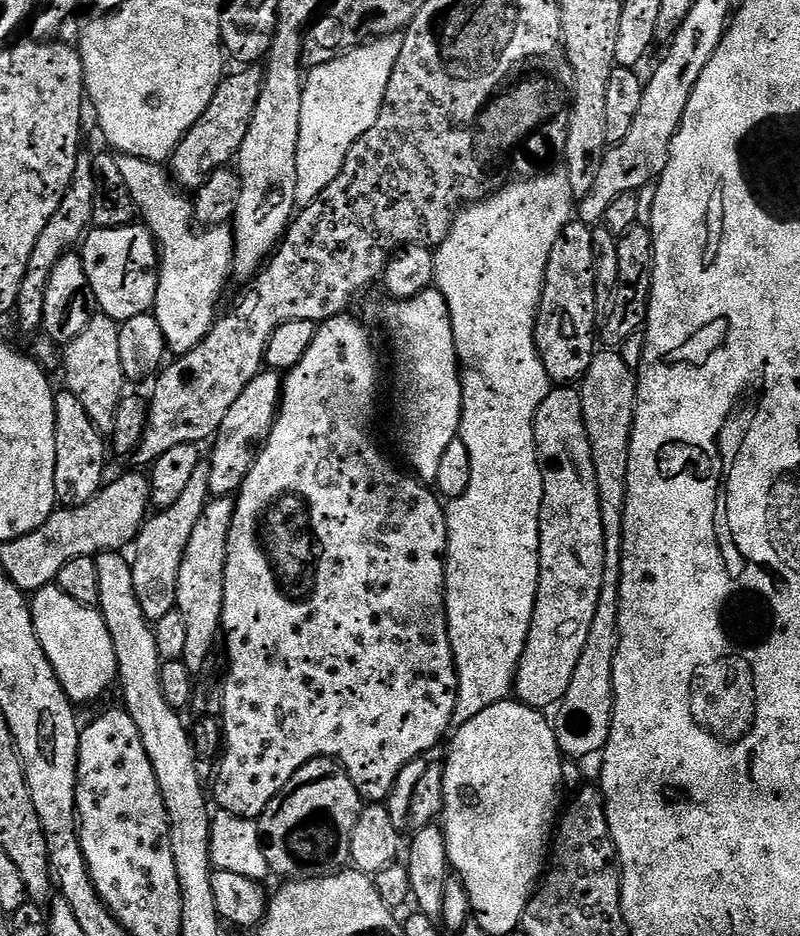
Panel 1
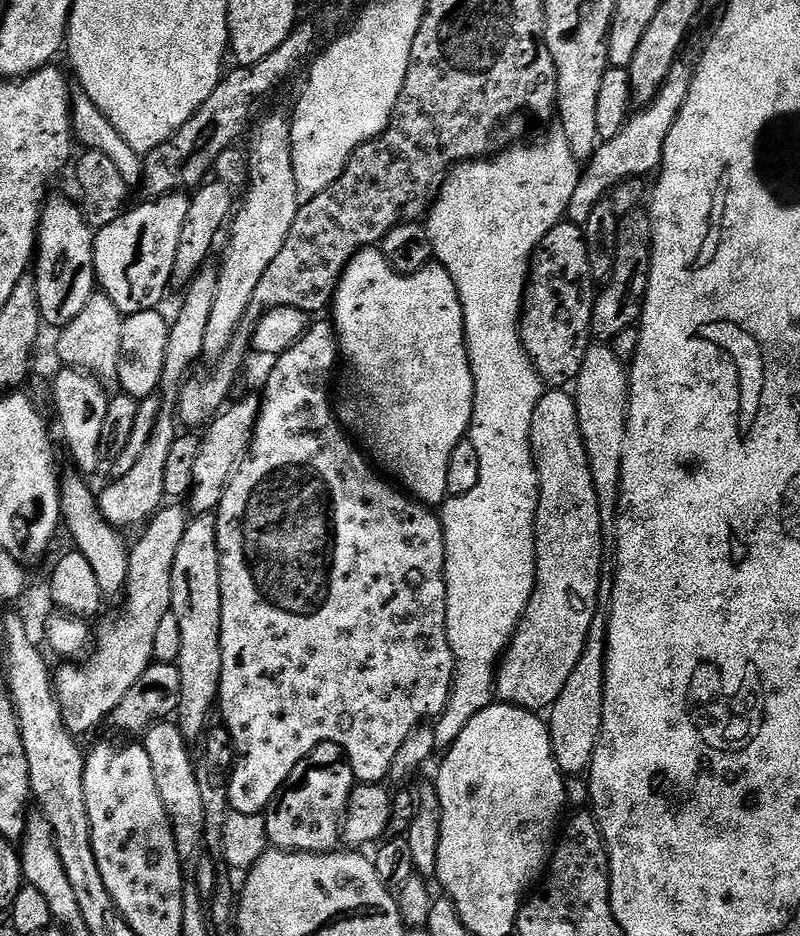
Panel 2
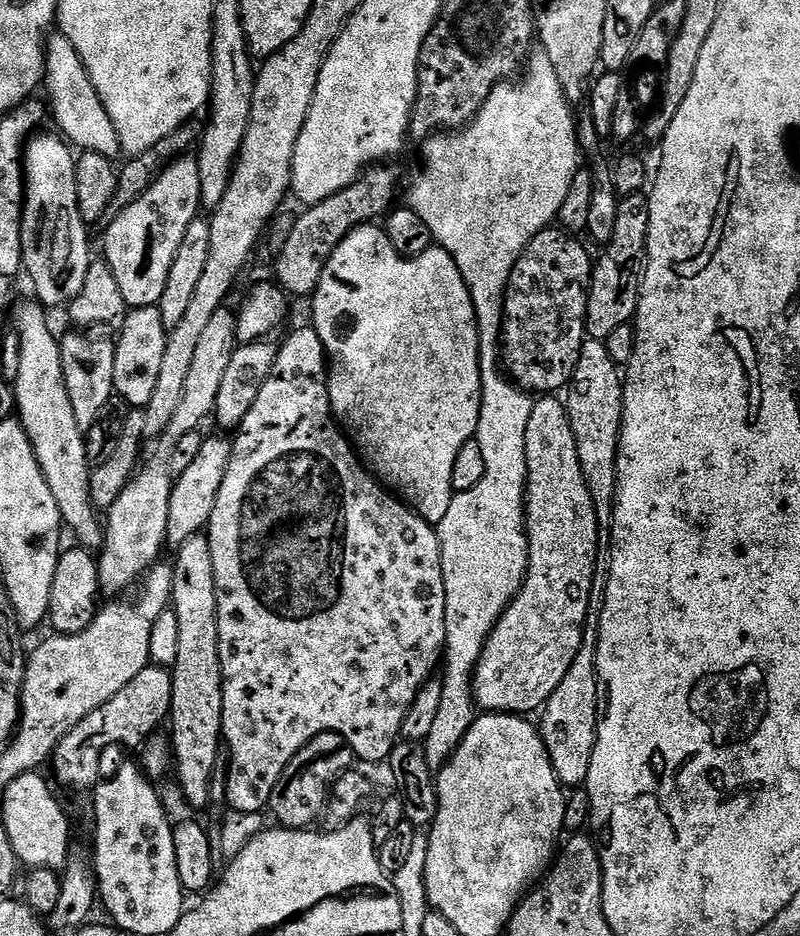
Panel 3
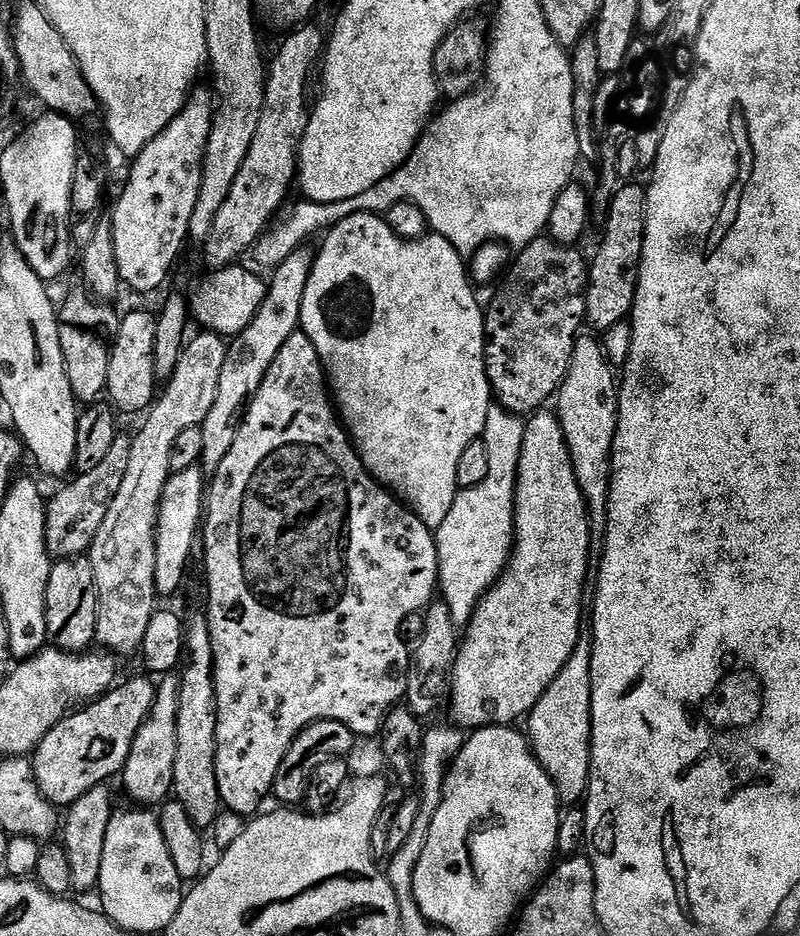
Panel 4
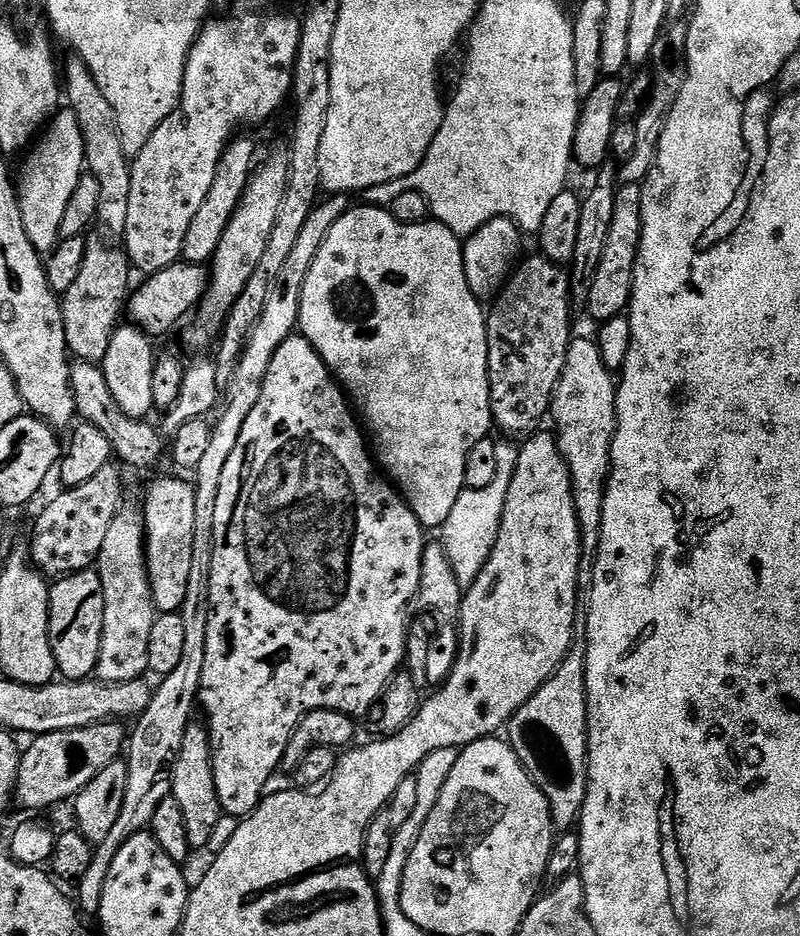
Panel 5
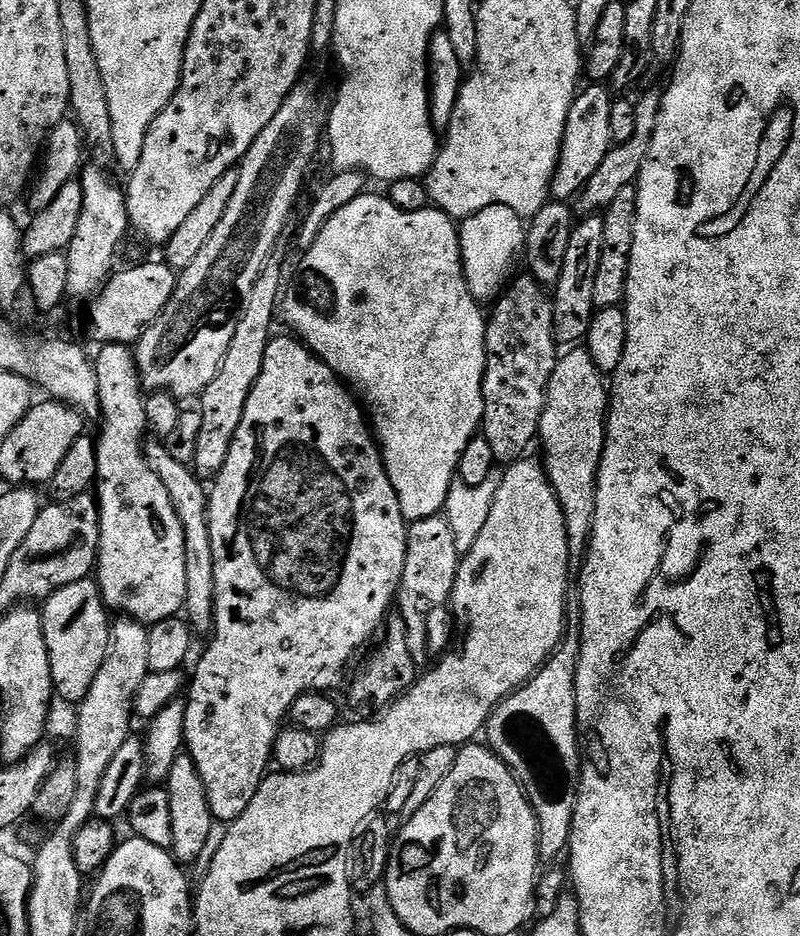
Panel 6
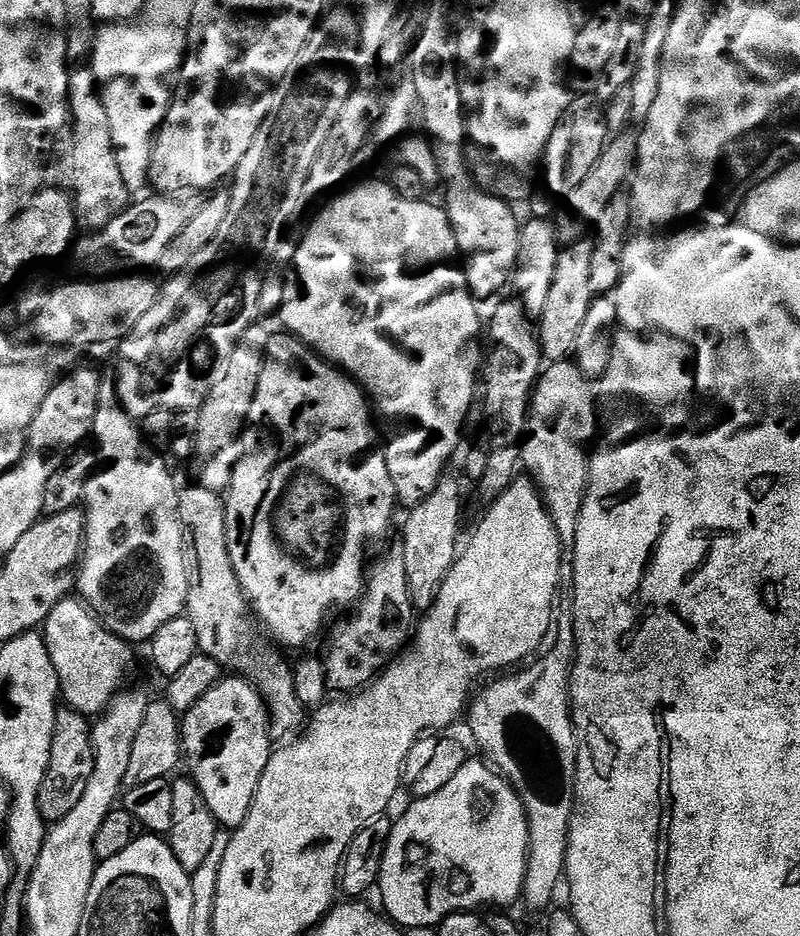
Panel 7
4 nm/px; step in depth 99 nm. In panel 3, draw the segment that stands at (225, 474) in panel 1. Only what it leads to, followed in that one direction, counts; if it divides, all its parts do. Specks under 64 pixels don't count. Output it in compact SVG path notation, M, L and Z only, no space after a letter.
M208 436L202 450L198 450L194 462L186 469L186 474L175 477L170 494L170 514L168 515L167 543L178 546L186 542L194 533L207 529L208 519L214 510L214 502L218 498L218 490L222 490L224 471L228 469L232 440L219 440L216 436Z

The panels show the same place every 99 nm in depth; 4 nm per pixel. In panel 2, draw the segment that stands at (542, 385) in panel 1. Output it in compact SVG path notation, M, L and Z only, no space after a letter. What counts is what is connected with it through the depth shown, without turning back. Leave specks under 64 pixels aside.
M555 134L545 144L536 144L533 148L513 146L507 152L501 152L491 158L465 162L449 171L448 179L444 181L436 201L430 205L426 217L426 227L430 234L433 257L454 278L454 286L458 286L458 298L462 302L464 315L464 329L468 343L468 361L474 374L474 410L472 411L472 426L468 430L467 439L471 440L474 450L478 450L478 486L470 490L470 494L449 496L439 509L440 524L444 528L444 581L446 582L446 634L450 642L452 657L456 663L456 678L452 681L452 693L444 713L435 721L434 731L436 743L441 749L451 748L453 742L466 730L470 718L482 710L486 710L494 702L496 696L496 674L498 665L508 648L516 627L524 619L524 611L536 589L536 511L540 497L540 479L536 463L532 457L532 443L530 442L530 426L534 418L534 410L538 402L544 397L546 385L536 373L532 359L526 354L524 343L520 337L520 314L524 302L524 290L528 287L528 271L532 269L532 257L540 247L546 234L554 230L568 215L570 198L574 195L574 186L578 186L582 171L581 161L574 158L574 150L570 150L570 142L562 134Z

